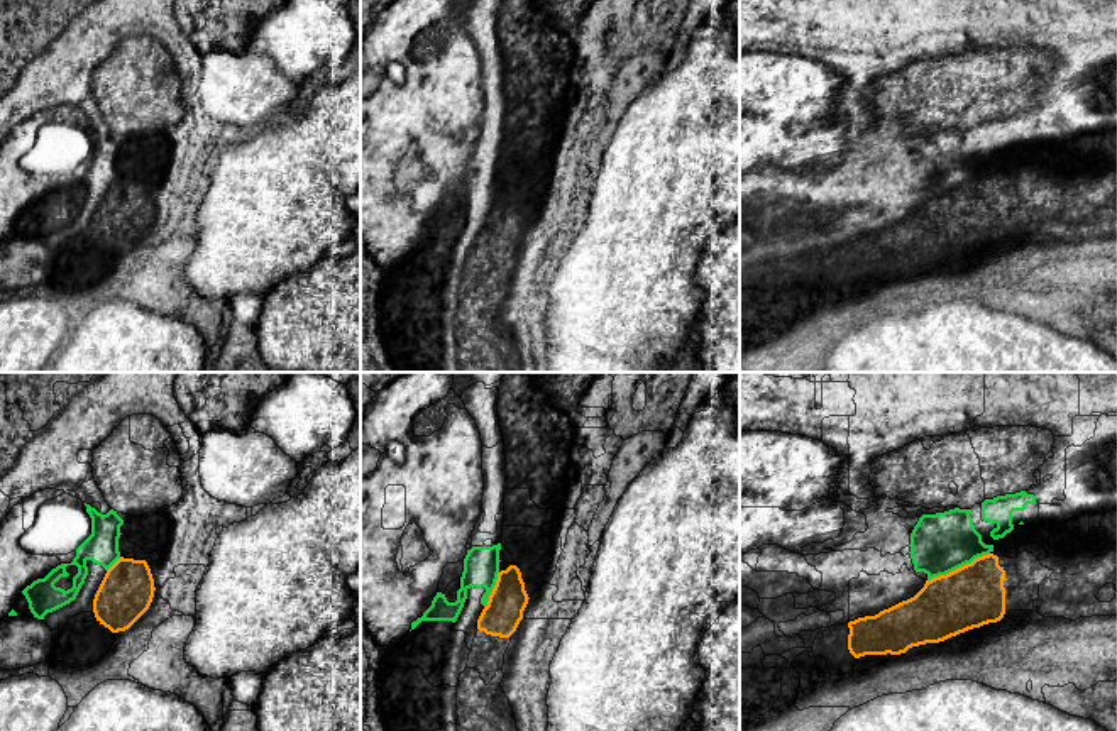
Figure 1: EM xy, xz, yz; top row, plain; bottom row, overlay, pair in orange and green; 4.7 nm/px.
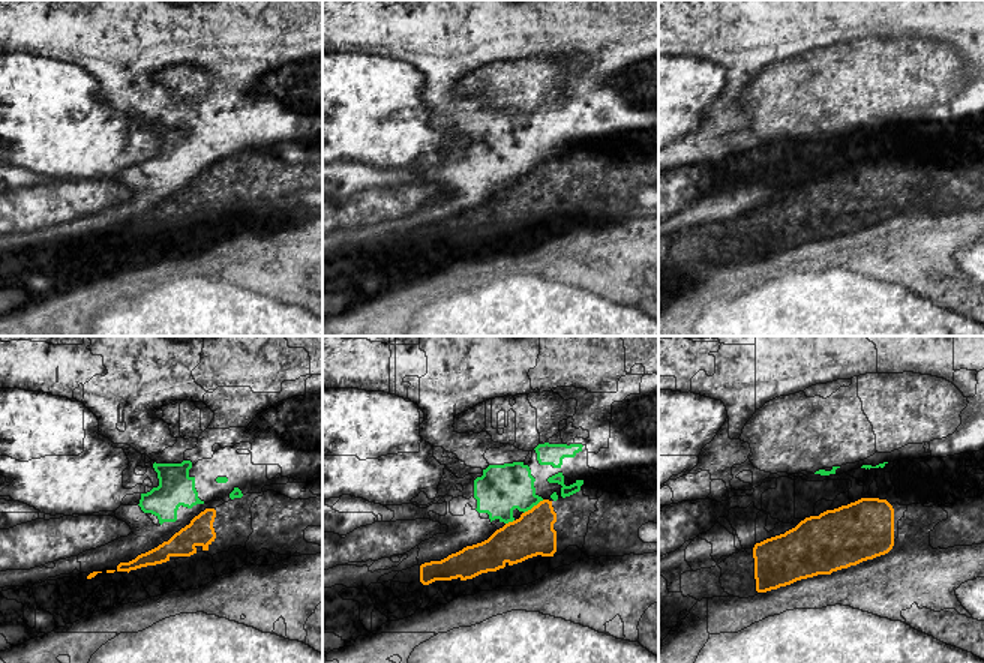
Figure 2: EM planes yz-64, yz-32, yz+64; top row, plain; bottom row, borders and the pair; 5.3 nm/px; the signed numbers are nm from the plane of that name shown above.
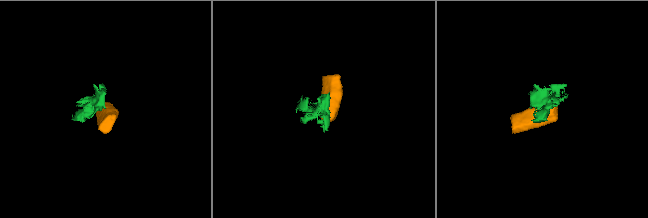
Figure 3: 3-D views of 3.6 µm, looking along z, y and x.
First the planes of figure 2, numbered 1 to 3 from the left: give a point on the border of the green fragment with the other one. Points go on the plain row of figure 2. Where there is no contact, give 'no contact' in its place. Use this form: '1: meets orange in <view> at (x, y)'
1: no contact
2: meets orange in yz-32 at (534, 170)
3: no contact

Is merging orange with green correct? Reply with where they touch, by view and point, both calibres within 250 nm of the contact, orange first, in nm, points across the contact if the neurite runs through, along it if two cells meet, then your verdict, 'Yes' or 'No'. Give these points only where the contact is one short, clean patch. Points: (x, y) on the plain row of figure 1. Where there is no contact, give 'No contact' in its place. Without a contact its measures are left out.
Touches orange at yz (960, 188). Thickness 300 nm (orange) against 280 nm. Boundary: yz (989, 173), (928, 202). No

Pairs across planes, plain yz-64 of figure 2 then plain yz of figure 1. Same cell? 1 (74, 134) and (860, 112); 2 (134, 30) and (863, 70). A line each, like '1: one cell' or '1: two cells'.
1: two cells
2: one cell

